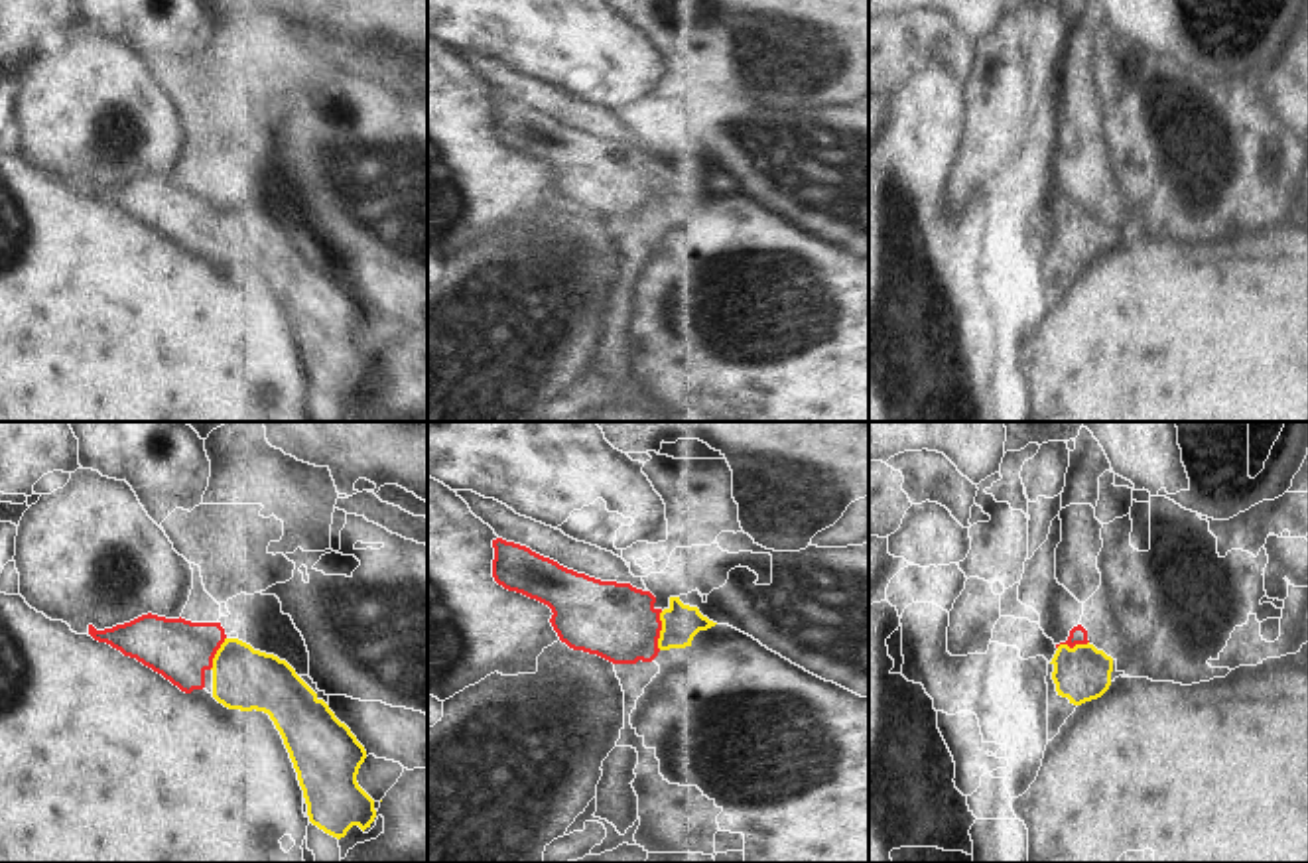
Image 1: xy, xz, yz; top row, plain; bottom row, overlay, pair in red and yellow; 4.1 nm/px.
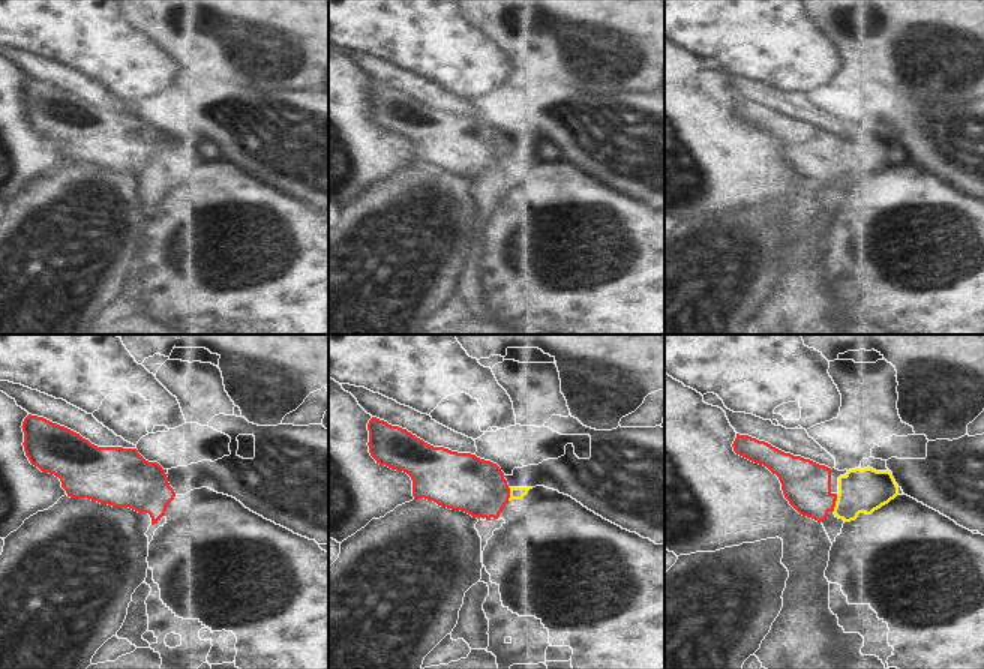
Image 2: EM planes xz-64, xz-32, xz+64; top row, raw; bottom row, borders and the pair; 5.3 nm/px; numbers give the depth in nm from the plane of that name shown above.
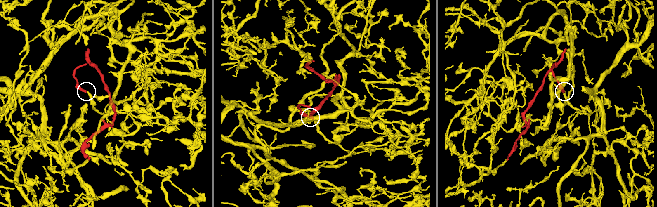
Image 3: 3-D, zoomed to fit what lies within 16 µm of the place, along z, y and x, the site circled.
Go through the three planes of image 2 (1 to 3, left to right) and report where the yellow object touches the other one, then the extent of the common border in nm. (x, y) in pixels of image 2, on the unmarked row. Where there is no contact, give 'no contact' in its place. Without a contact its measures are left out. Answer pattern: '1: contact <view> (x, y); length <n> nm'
1: no contact
2: contact xz-32 (509, 158); length 70 nm
3: contact xz+64 (834, 167); length 90 nm

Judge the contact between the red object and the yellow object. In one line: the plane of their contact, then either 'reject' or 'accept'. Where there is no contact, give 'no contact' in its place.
contact in xz; accept

